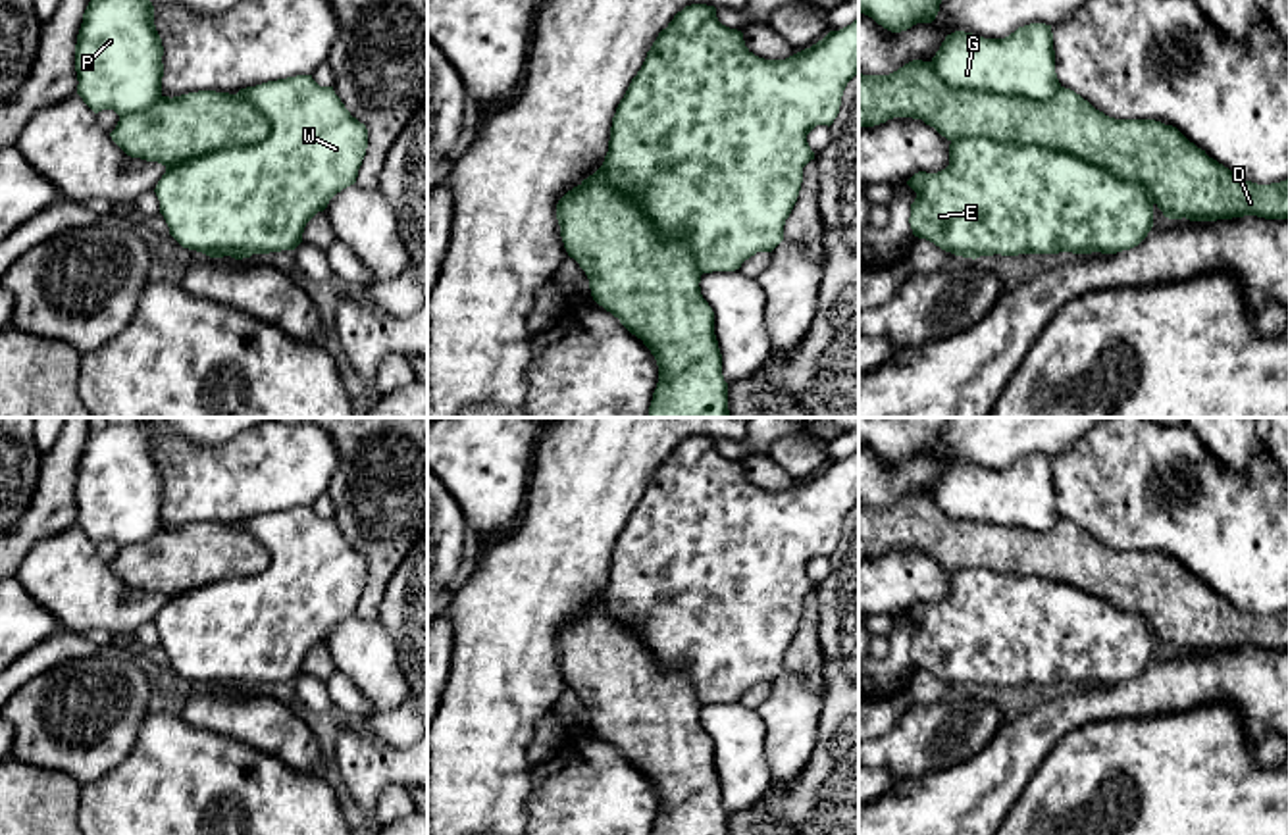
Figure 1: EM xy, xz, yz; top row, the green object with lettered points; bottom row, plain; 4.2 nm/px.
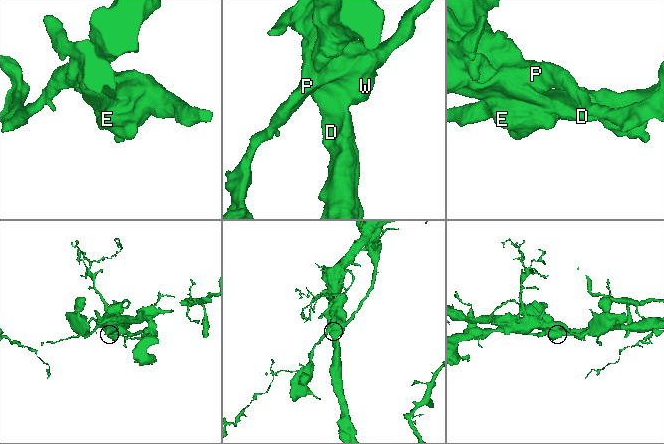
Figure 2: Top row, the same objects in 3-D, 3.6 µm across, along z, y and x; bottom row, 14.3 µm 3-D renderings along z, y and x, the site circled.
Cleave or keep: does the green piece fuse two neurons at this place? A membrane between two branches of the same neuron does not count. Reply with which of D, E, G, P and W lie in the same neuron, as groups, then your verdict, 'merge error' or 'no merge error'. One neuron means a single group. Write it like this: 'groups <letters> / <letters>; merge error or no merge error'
groups D / E G P W; merge error

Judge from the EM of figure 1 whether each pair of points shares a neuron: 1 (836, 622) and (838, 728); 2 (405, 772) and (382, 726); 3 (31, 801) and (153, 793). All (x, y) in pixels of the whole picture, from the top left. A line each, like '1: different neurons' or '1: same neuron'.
1: same neuron
2: different neurons
3: different neurons

